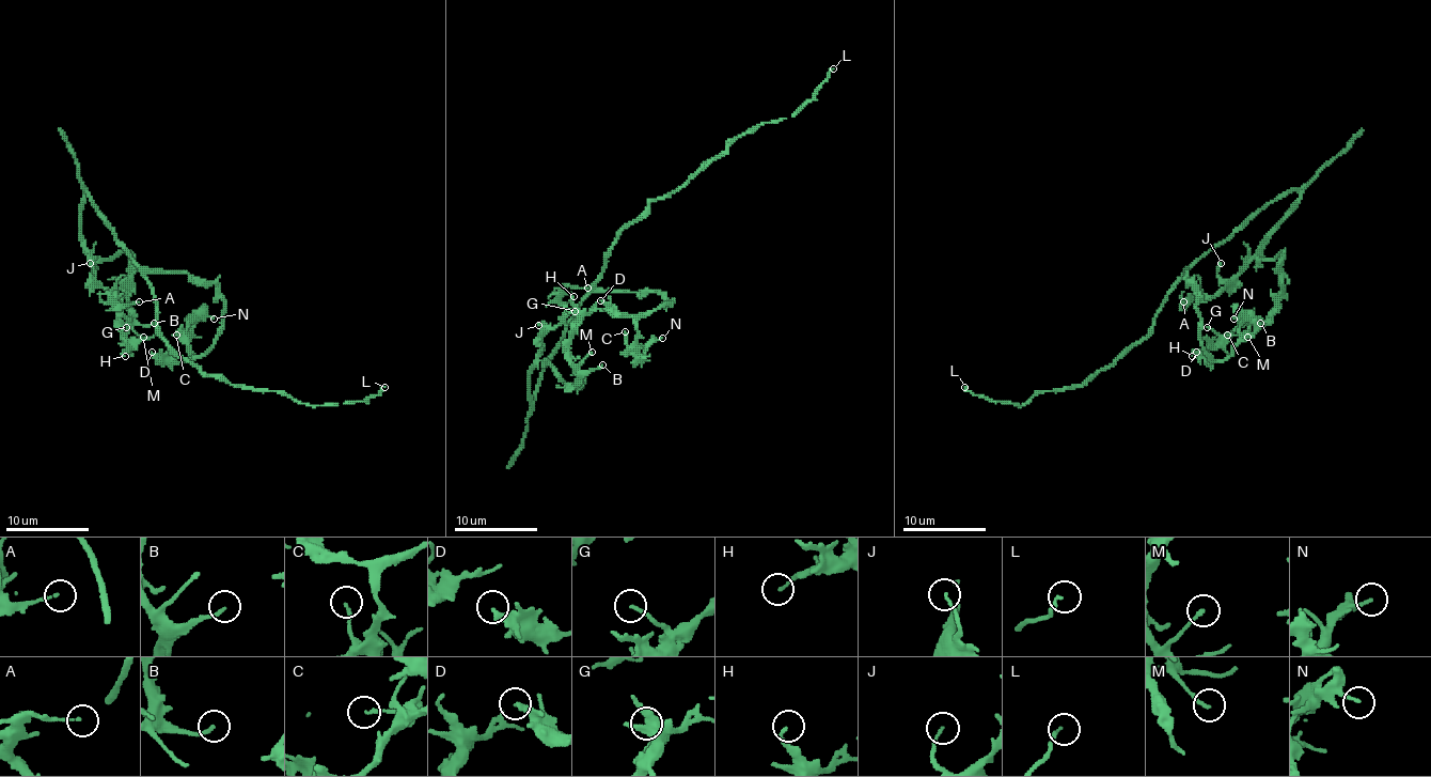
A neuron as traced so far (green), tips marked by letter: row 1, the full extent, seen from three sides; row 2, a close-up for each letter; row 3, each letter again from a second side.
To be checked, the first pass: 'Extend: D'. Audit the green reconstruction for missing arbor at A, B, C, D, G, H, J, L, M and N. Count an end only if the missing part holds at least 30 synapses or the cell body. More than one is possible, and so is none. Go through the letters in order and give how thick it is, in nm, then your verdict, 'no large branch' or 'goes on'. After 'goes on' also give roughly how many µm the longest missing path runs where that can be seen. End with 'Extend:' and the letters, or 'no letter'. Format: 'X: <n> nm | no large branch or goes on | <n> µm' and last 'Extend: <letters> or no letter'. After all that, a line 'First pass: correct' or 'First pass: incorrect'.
A: 110 nm | no large branch
B: 150 nm | no large branch
C: 130 nm | no large branch
D: 240 nm | no large branch
G: 130 nm | no large branch
H: 130 nm | no large branch
J: 110 nm | no large branch
L: 130 nm | no large branch
M: 150 nm | no large branch
N: 140 nm | no large branch
Extend: no letter
First pass: incorrect

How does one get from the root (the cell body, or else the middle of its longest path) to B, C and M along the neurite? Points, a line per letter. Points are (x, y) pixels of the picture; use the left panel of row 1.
B: (128, 257), (88, 190), (81, 244), (99, 259), (130, 254), (130, 312), (141, 325), (154, 323)
C: (128, 257), (143, 270), (189, 273), (216, 285), (223, 301), (218, 339), (189, 360), (189, 345), (176, 335)
M: (128, 257), (88, 190), (81, 244), (99, 259), (114, 259), (123, 250), (130, 254), (128, 325), (143, 337)

